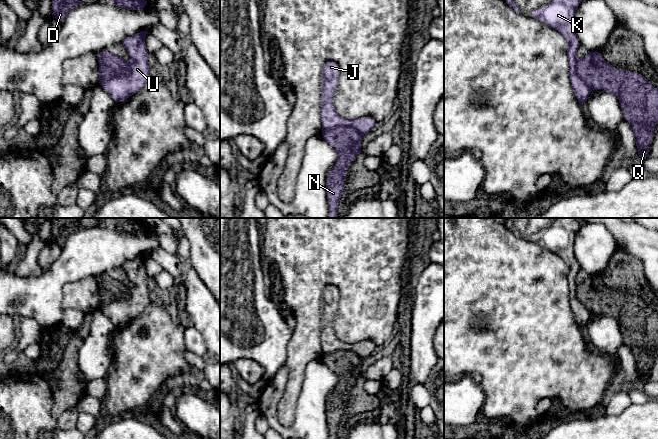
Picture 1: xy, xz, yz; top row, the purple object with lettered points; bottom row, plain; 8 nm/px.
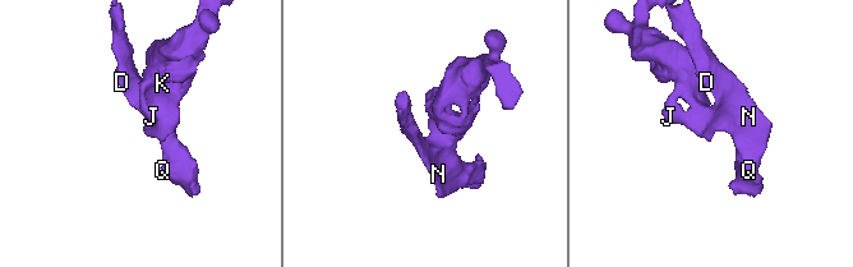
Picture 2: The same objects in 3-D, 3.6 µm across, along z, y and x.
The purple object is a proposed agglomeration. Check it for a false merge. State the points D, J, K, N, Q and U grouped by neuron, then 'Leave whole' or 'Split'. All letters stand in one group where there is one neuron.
Groups: D N Q / J K U. Split

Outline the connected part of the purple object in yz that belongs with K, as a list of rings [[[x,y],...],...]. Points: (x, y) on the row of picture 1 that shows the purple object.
[[[552,0],[547,6],[530,13],[530,17],[541,19],[551,28],[557,30],[568,44],[567,61],[569,63],[569,79],[575,97],[584,106],[590,94],[590,88],[577,74],[576,53],[580,43],[573,29],[575,12],[581,0]]]

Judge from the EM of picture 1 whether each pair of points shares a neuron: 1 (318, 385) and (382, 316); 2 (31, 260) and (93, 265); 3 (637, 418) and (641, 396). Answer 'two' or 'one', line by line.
1: two
2: two
3: two

